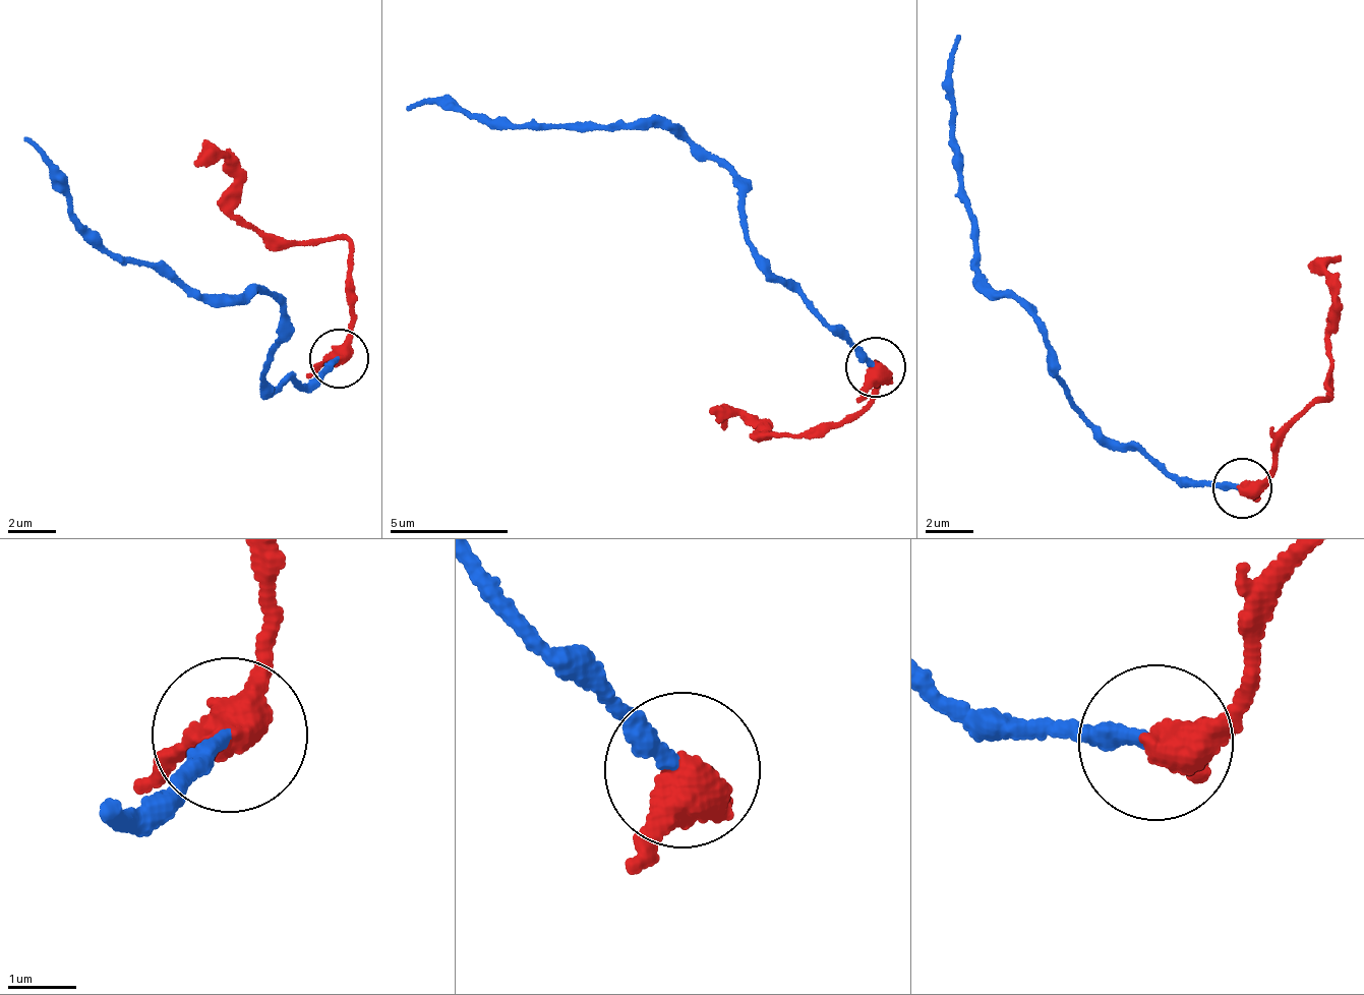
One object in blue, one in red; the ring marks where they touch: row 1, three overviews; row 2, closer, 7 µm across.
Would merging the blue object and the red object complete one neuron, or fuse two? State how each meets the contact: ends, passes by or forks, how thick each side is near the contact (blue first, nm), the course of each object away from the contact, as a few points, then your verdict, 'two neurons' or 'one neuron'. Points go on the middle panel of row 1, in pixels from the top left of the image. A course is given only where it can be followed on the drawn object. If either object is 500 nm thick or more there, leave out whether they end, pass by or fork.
blue ends there; red passes by; 240 nm thick on the blue side, 480 nm on the other; blue runs (876, 364), (775, 277), (749, 240), (729, 174), (686, 137), (649, 122), (482, 117), (435, 96), (406, 111); red runs (876, 364), (888, 377), (878, 370), (867, 404), (811, 429), (767, 436), (755, 420), (732, 416), (724, 428); one neuron

